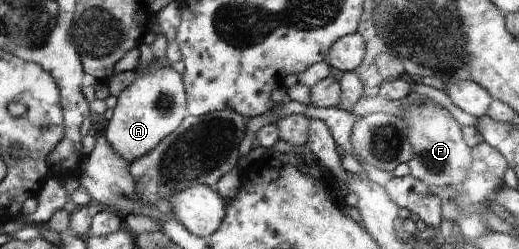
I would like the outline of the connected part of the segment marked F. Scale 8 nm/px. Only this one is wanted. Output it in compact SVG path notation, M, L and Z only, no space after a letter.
M425 99L411 109L411 143L414 157L408 163L410 174L427 187L459 187L473 165L473 152L466 143L462 126L441 104Z

